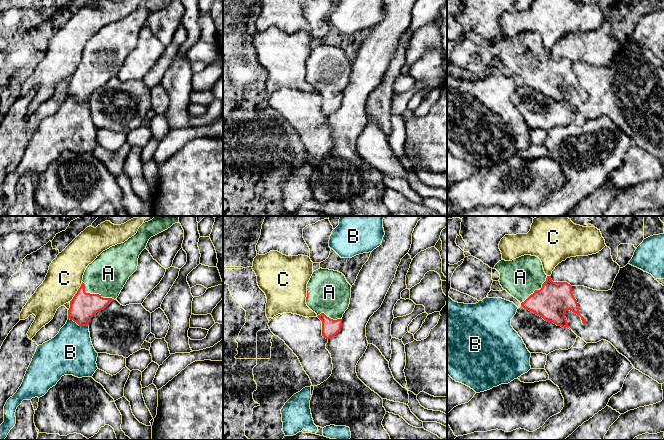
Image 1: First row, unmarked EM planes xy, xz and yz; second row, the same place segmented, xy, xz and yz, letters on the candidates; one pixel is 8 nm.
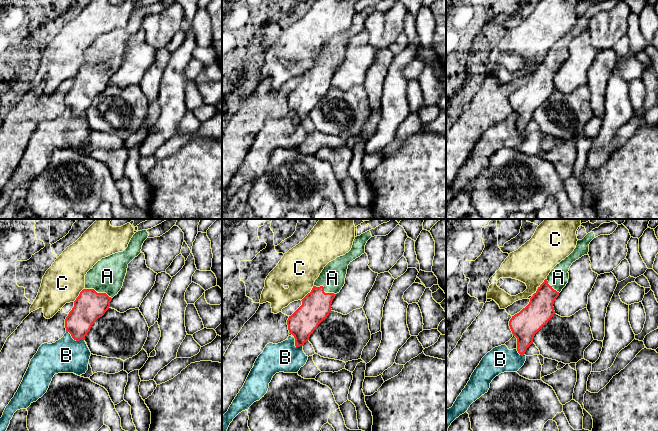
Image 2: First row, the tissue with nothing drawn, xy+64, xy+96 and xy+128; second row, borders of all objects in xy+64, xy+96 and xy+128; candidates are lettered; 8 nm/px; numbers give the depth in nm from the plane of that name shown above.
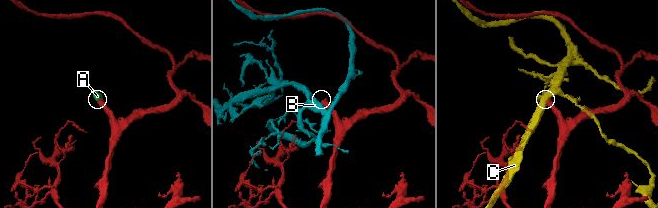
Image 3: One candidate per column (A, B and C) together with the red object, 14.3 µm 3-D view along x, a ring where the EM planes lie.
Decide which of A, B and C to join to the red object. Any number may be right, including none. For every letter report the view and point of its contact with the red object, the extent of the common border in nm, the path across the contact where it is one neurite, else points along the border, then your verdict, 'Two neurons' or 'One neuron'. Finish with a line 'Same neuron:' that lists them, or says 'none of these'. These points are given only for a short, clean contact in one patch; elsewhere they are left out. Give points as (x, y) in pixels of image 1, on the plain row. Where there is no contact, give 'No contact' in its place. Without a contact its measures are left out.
A: Touches red at xy (95, 70). Shared border 300 nm. One neuron
B: Touches red at xy (78, 100). Shared border 170 nm. Two neurons
C: Touches red at xy (77, 68). Shared border 190 nm. Two neurons
Same neuron: A

